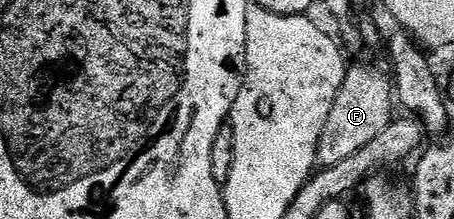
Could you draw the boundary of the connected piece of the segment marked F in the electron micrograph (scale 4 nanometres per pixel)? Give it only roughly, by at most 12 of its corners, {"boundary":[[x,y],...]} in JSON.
{"boundary":[[347,67],[318,168],[364,150],[395,119],[385,67]]}

